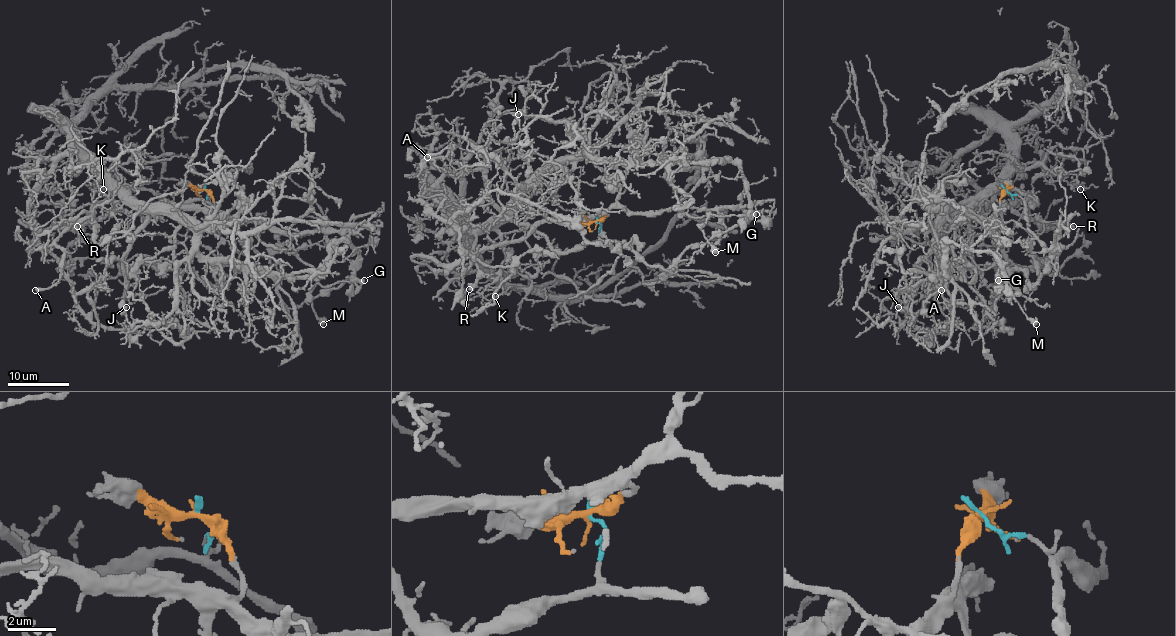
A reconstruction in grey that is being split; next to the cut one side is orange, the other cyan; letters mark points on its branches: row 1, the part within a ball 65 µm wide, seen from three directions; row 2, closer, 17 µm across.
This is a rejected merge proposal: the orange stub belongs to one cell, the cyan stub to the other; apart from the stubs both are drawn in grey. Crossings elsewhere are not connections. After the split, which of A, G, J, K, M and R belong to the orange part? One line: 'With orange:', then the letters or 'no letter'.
With orange: G, M, R

